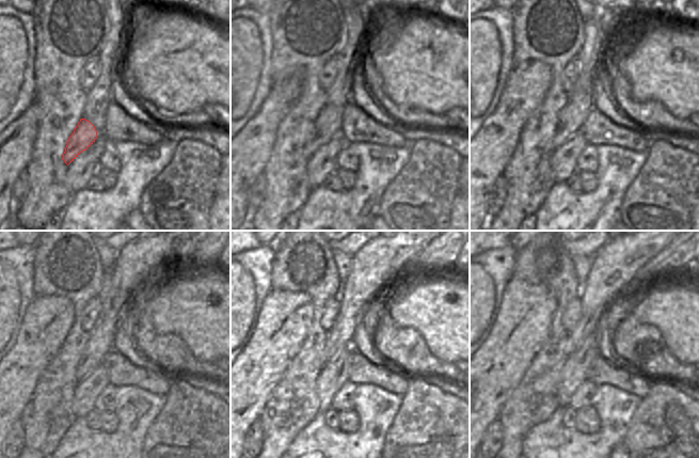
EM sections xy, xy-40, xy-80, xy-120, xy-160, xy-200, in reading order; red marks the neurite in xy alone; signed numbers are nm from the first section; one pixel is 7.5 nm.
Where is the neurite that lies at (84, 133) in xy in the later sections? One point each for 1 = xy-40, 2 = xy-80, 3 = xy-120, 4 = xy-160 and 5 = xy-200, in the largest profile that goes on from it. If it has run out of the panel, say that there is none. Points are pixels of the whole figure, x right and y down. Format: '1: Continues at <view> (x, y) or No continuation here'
1: Continues at xy-40 (329, 123)
2: Continues at xy-80 (571, 119)
3: Continues at xy-120 (137, 261)
4: Continues at xy-160 (380, 261)
5: Continues at xy-200 (614, 266)

